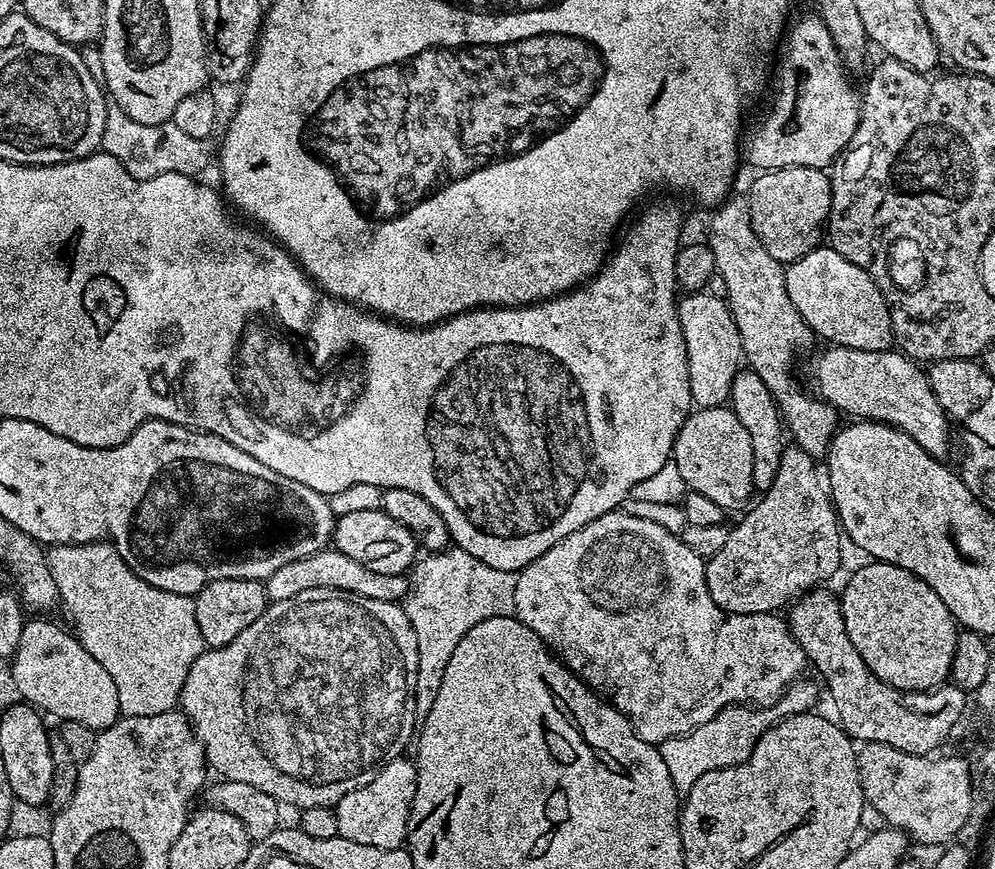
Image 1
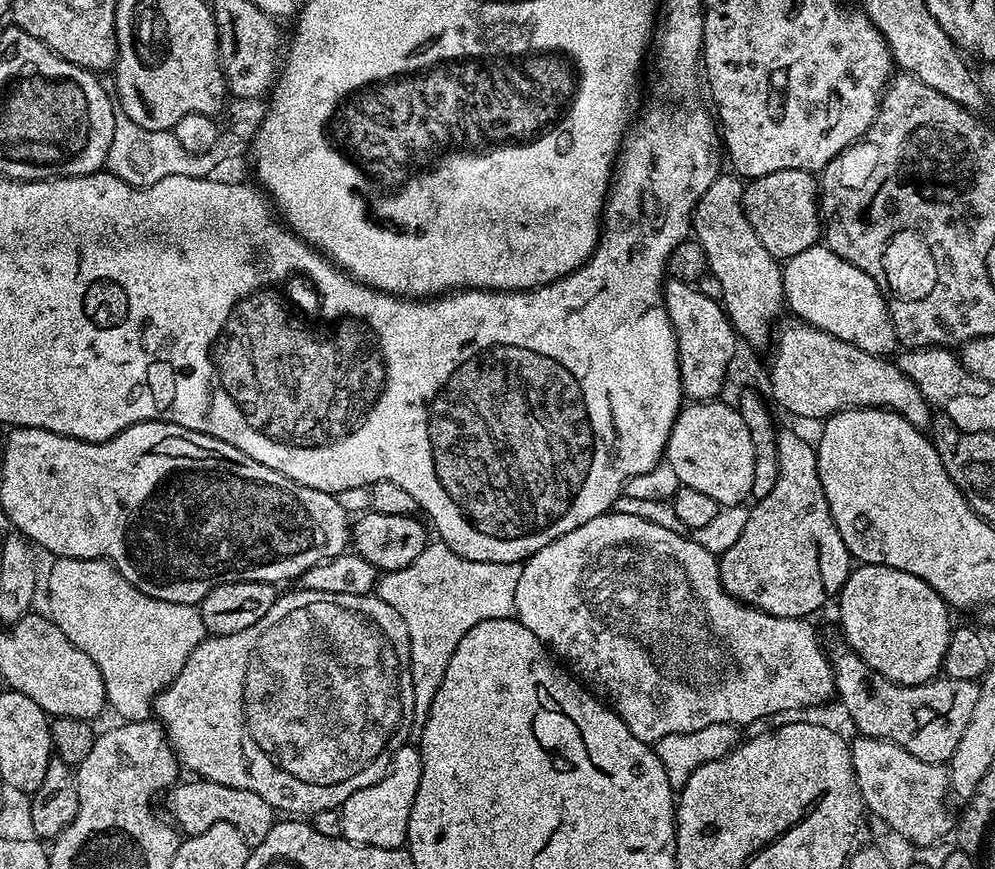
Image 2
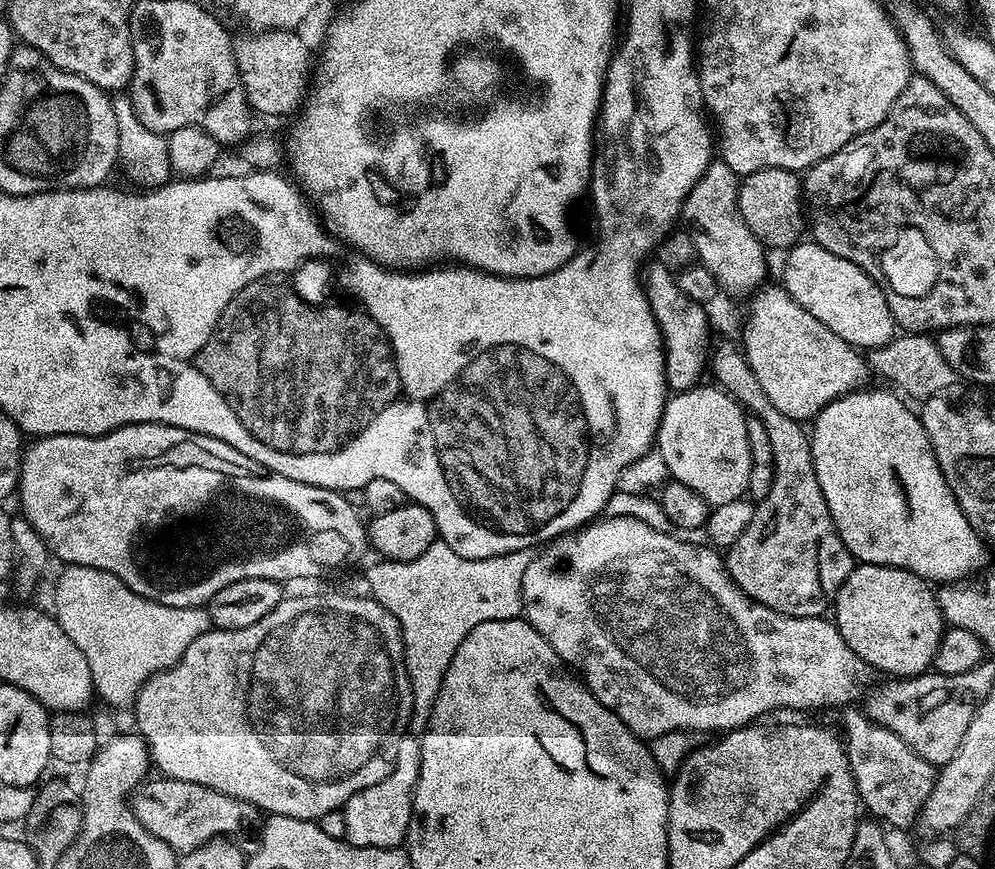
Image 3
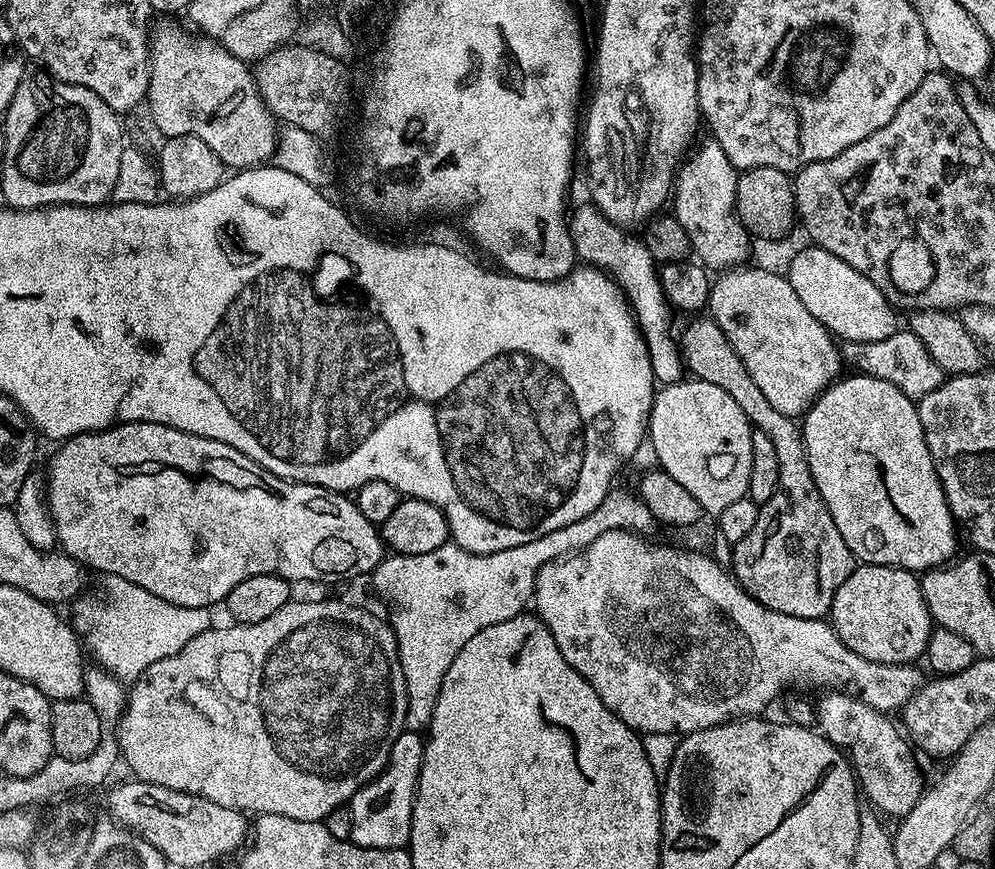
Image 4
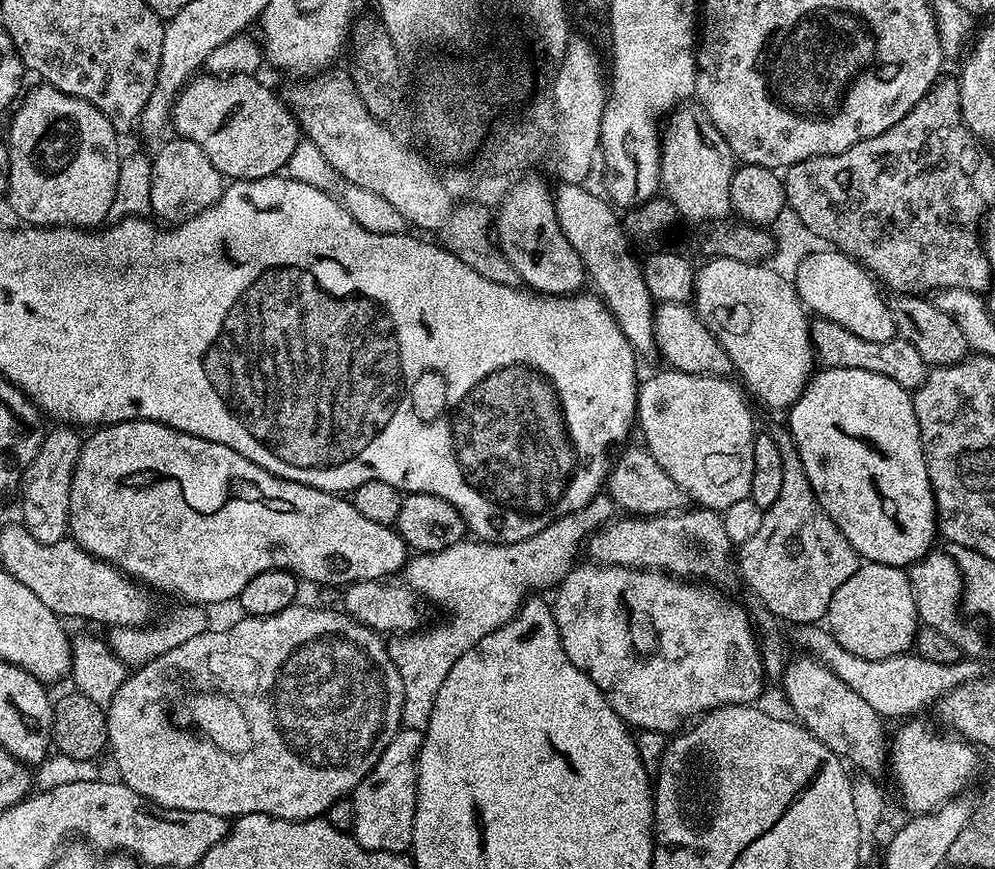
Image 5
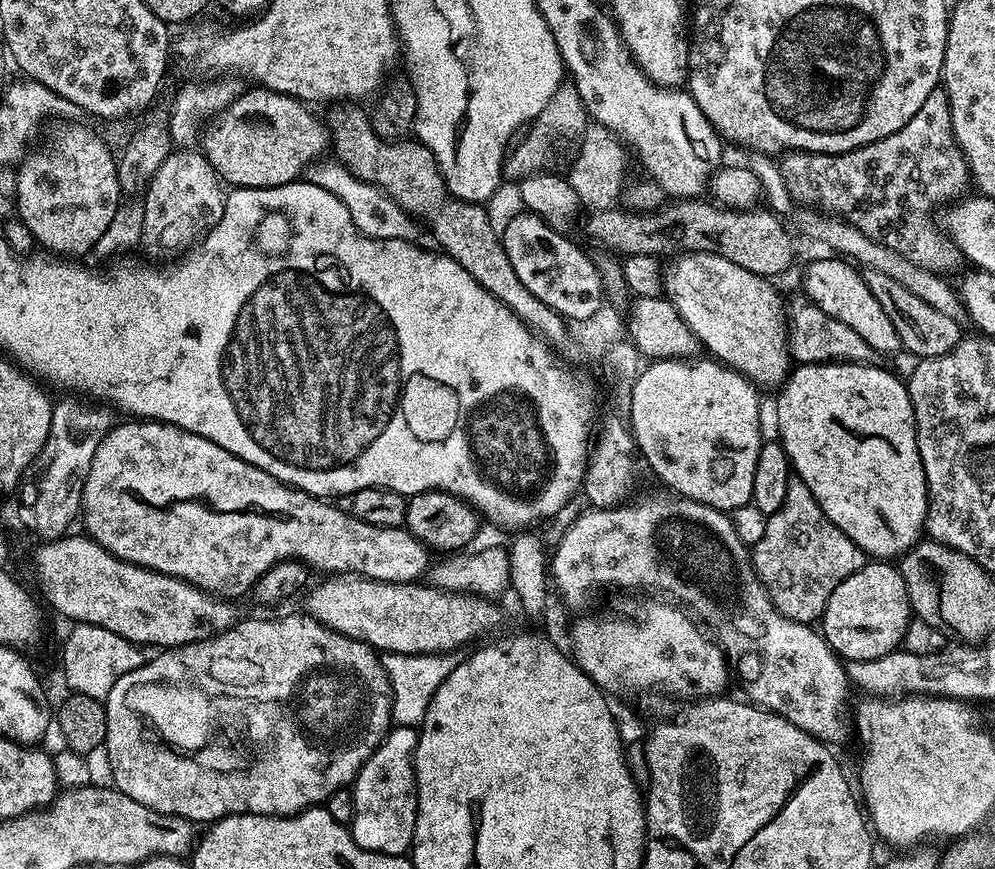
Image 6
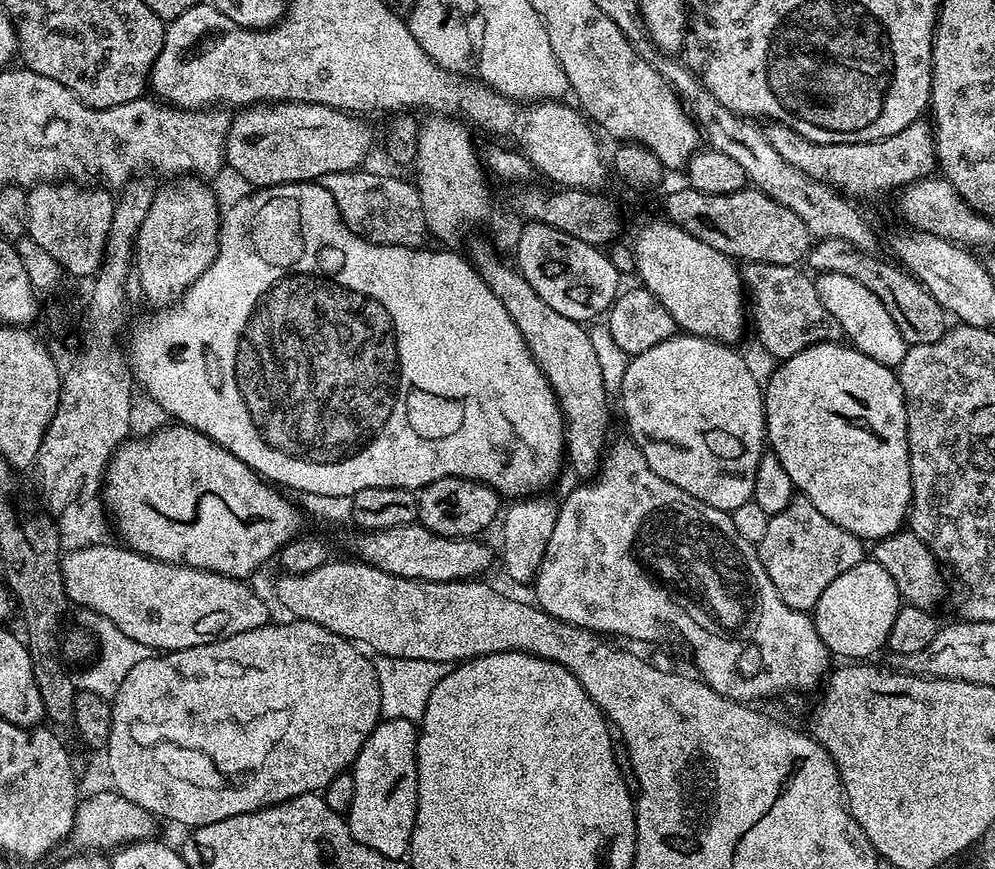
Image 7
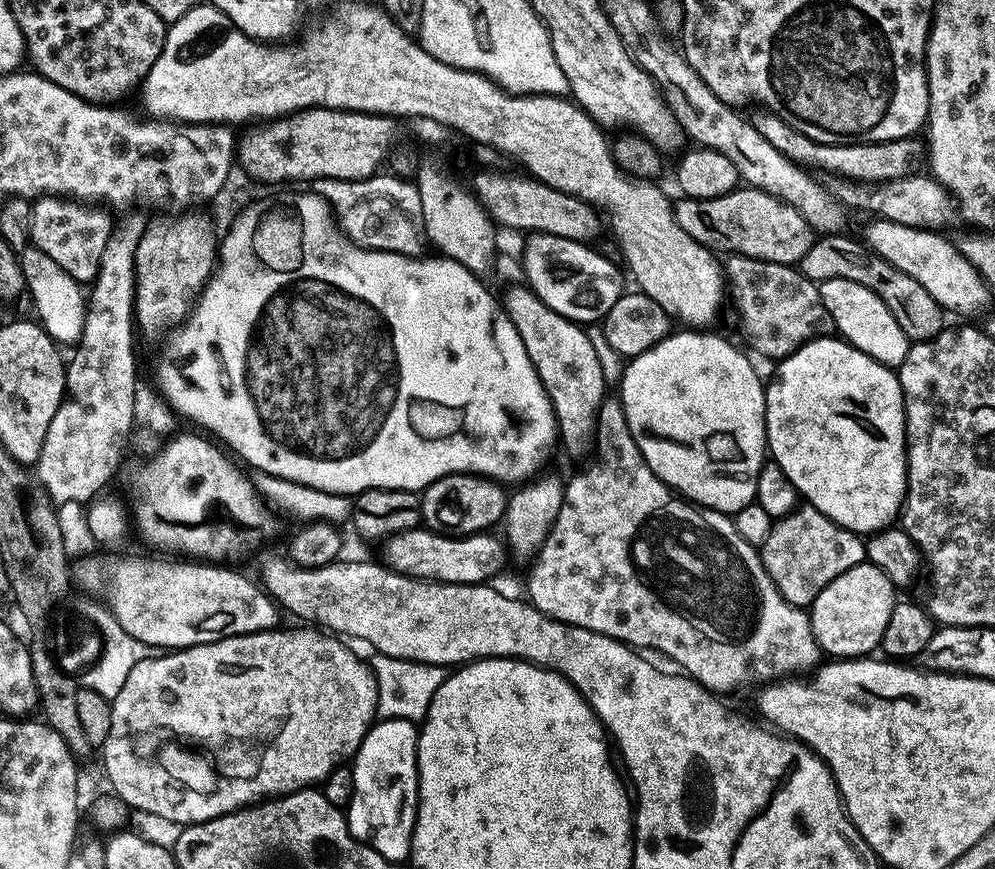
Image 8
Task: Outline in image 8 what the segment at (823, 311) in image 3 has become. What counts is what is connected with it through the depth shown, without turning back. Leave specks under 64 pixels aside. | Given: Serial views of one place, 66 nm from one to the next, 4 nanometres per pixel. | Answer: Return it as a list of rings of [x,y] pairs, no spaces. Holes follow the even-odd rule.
[[[846,278],[822,280],[819,281],[818,287],[836,332],[878,363],[887,364],[893,370],[899,369],[907,356],[910,341],[902,326],[894,322],[894,314],[886,310],[886,302],[882,302],[882,298],[874,294],[874,290],[866,290],[866,286],[858,286],[858,282],[850,282]]]

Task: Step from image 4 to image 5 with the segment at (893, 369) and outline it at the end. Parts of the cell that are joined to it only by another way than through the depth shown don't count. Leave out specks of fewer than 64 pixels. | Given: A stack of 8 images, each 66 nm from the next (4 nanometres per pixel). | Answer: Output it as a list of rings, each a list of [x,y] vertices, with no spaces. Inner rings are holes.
[[[813,319],[810,324],[812,347],[817,361],[824,368],[845,368],[846,370],[870,370],[870,374],[882,374],[894,382],[905,386],[919,386],[925,381],[924,359],[910,346],[910,342],[893,338],[886,342],[866,342],[858,334],[850,334],[844,326],[829,320]]]

